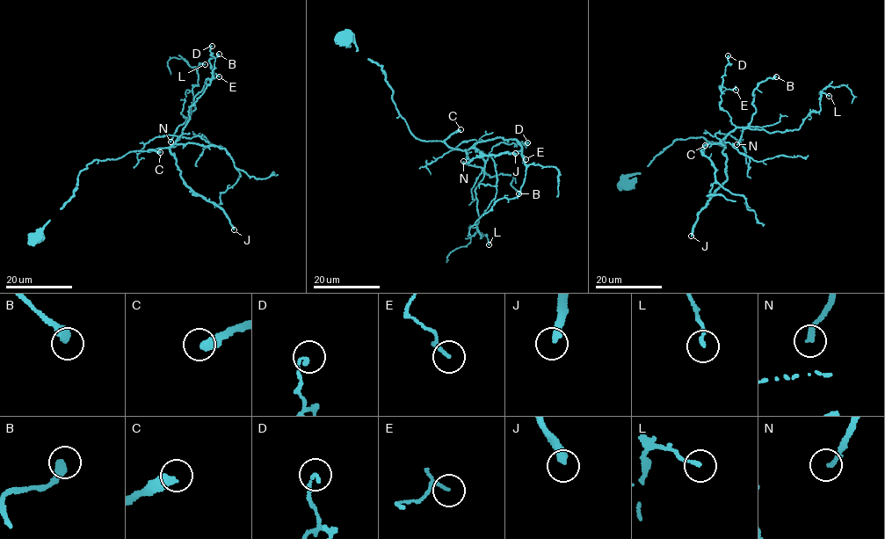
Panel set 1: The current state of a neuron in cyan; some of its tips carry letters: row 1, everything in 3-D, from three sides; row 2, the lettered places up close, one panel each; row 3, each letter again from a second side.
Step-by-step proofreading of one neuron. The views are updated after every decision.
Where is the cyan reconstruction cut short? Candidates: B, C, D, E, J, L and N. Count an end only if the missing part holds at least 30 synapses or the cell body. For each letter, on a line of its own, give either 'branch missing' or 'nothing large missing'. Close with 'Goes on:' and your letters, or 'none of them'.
B: nothing large missing
C: branch missing
D: nothing large missing
E: nothing large missing
J: branch missing
L: nothing large missing
N: nothing large missing
Goes on: C, J

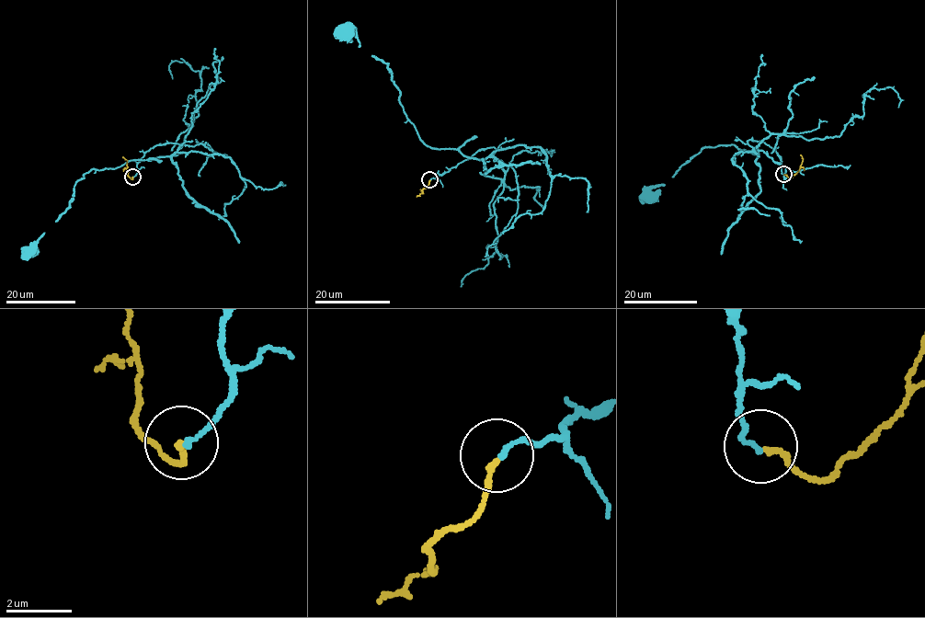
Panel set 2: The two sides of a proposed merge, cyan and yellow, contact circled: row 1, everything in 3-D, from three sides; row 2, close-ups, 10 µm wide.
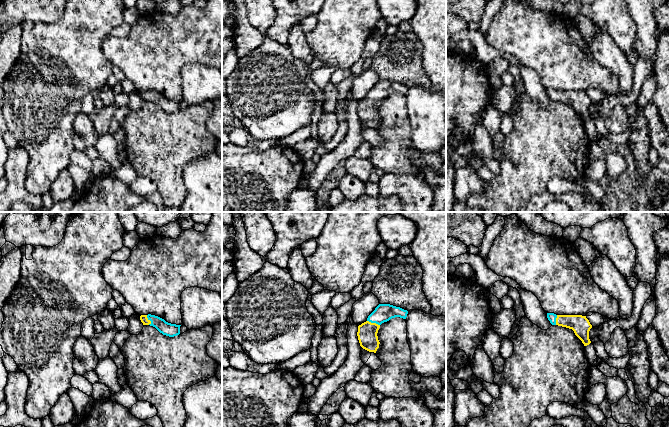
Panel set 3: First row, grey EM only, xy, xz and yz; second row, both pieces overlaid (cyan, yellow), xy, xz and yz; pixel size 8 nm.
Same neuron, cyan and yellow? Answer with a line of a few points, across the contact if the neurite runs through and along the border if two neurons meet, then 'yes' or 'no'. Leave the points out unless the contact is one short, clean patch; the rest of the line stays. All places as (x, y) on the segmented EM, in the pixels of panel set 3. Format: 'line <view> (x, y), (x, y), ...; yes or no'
line xz (383, 312), (373, 322), (367, 332); yes

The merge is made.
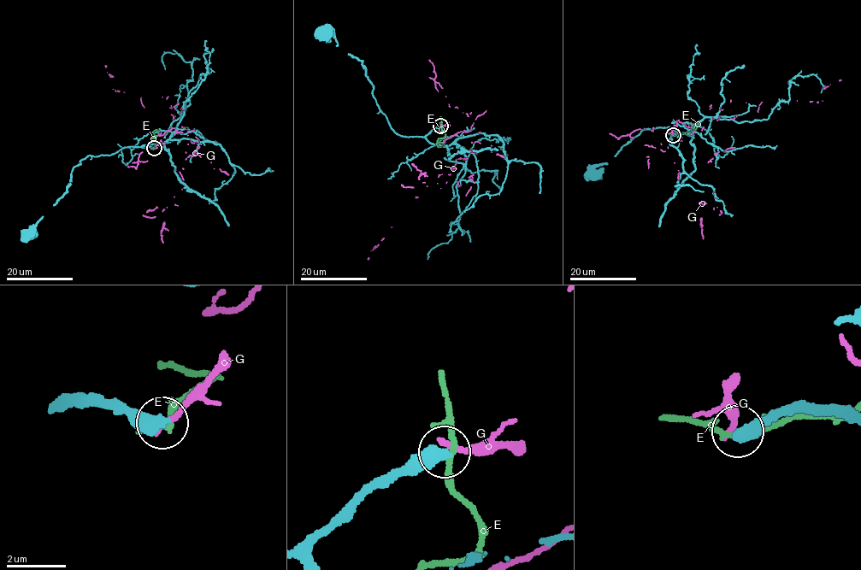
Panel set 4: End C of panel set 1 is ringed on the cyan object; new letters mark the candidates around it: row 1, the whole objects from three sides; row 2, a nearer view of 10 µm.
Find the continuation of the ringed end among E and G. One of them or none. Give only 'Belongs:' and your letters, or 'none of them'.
Belongs: none of them

